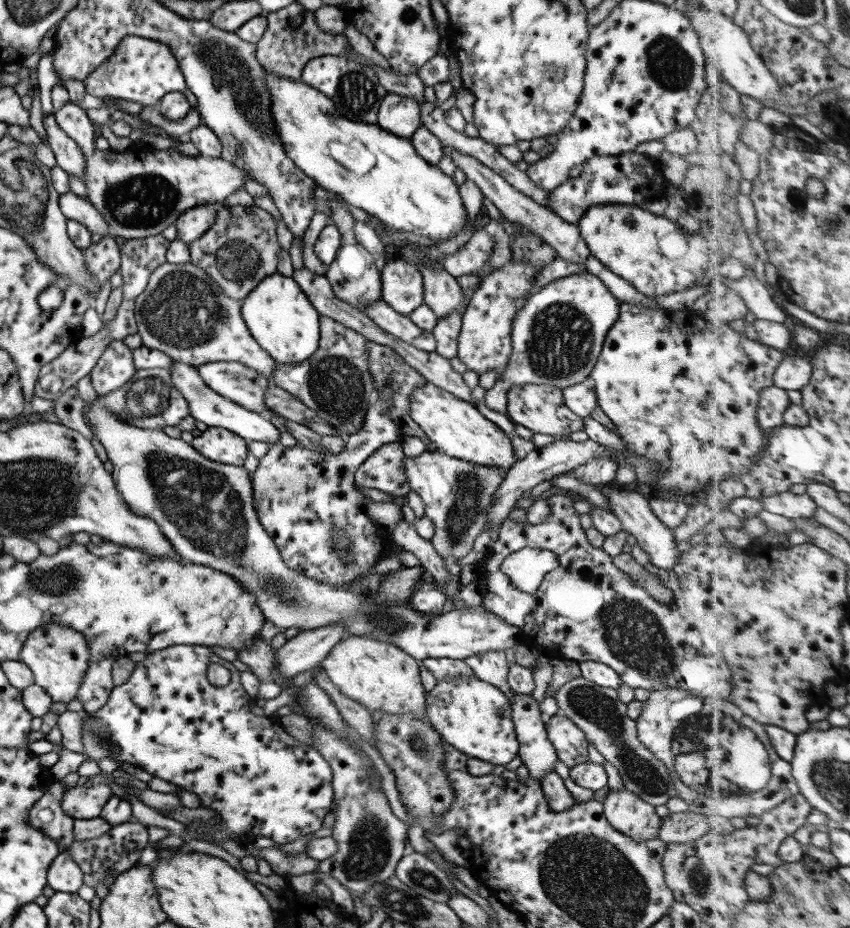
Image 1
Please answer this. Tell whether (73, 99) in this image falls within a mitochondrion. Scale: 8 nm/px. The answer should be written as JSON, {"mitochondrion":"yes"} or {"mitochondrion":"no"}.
{"mitochondrion":"no"}

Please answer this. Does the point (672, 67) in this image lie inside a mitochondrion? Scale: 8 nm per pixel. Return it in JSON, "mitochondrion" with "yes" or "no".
{"mitochondrion":"yes"}

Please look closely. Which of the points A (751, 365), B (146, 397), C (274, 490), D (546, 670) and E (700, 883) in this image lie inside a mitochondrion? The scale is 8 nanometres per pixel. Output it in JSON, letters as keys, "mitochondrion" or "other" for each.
{"A":"other","B":"mitochondrion","C":"mitochondrion","D":"other","E":"mitochondrion"}

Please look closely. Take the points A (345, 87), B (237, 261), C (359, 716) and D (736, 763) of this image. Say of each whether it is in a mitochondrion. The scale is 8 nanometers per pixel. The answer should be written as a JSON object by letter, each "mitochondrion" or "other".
{"A":"mitochondrion","B":"mitochondrion","C":"other","D":"mitochondrion"}

